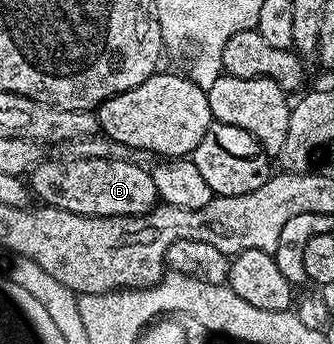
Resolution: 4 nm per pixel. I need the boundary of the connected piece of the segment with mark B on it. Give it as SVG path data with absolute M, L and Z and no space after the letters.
M121 155L114 157L74 157L69 161L42 160L33 166L27 177L27 185L38 202L54 205L56 209L71 211L84 217L140 217L158 204L159 198L153 174L148 168L124 161Z

